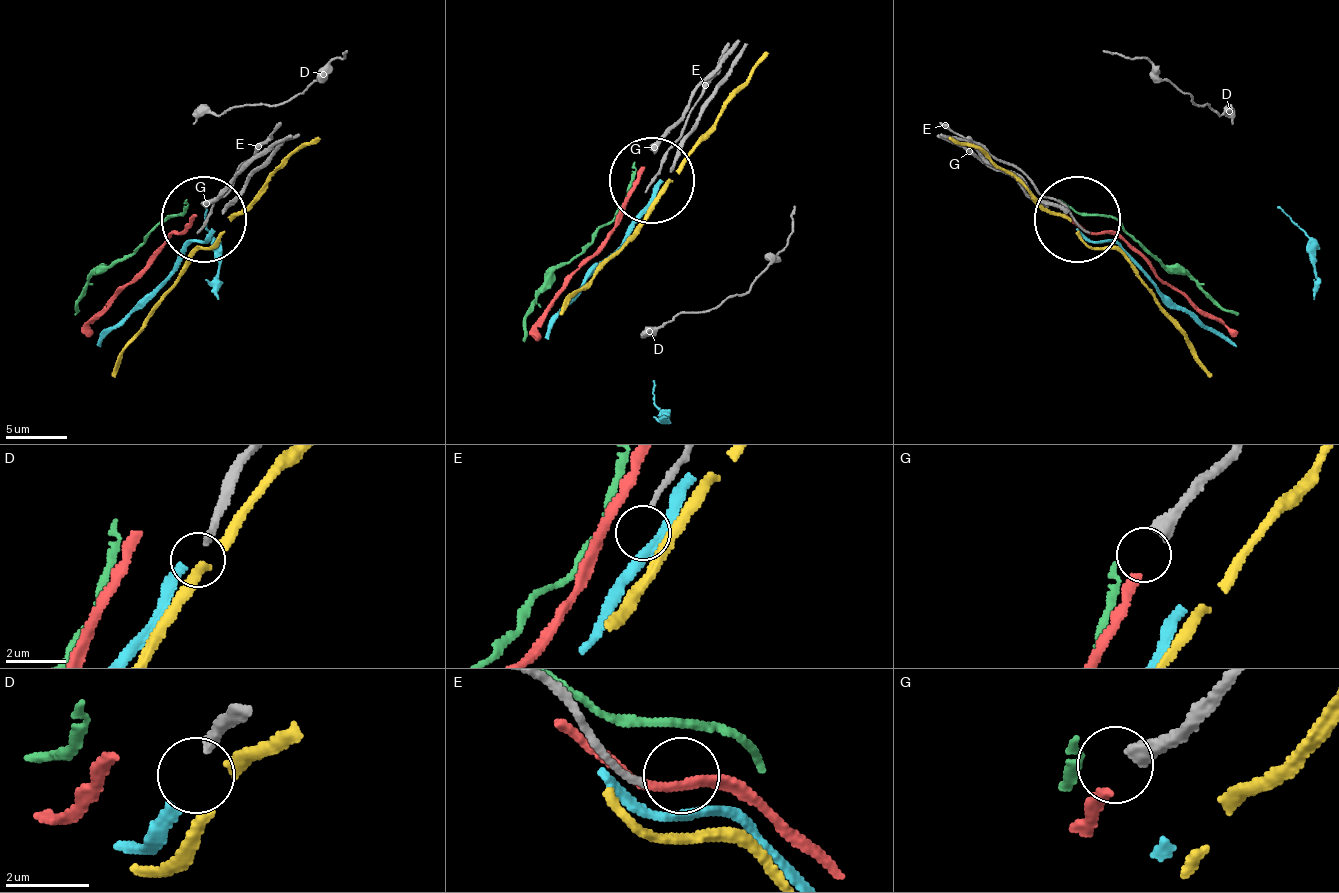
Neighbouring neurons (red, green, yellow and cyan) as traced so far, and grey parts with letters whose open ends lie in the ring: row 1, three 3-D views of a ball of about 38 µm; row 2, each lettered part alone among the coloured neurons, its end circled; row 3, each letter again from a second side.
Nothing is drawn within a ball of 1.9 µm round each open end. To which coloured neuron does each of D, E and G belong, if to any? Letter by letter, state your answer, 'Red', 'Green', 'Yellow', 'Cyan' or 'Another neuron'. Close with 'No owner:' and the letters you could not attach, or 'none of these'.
D: Cyan
E: Another neuron
G: Red
No owner: E

